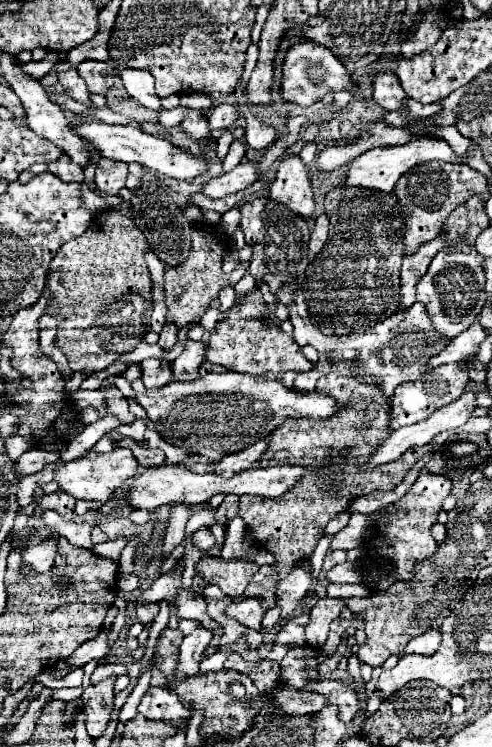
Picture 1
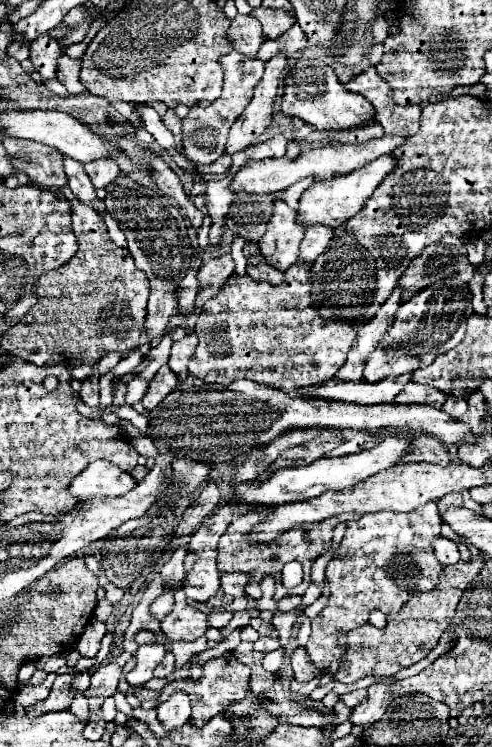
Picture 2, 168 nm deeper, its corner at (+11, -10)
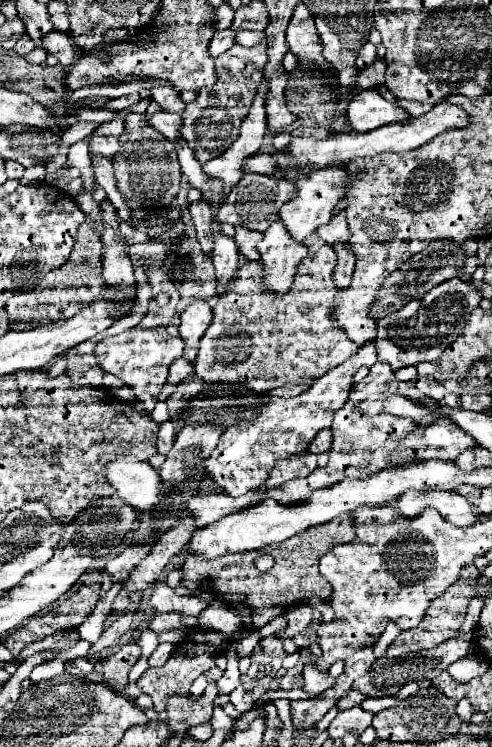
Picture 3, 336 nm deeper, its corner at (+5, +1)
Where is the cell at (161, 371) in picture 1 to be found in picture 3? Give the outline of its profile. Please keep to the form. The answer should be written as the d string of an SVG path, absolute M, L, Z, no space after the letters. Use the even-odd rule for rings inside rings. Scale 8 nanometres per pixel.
M178 358L178 360L174 360L174 364L170 364L170 374L168 374L168 382L166 382L168 390L172 392L174 386L176 386L178 382L190 378L192 374L194 374L194 366L192 366L186 358Z

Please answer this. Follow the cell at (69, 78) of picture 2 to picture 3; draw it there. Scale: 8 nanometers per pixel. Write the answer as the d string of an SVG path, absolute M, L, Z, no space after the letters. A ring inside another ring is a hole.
M54 30L54 34L50 34L50 38L44 40L44 48L46 48L50 54L54 54L64 68L70 68L70 66L74 64L76 46L74 46L70 34L64 34L64 32Z

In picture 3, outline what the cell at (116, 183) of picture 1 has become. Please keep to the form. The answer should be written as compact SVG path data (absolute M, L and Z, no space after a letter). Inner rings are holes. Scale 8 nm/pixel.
M98 136L90 140L90 154L92 156L106 156L106 158L114 158L114 154L118 152L120 144L118 138L114 136Z

